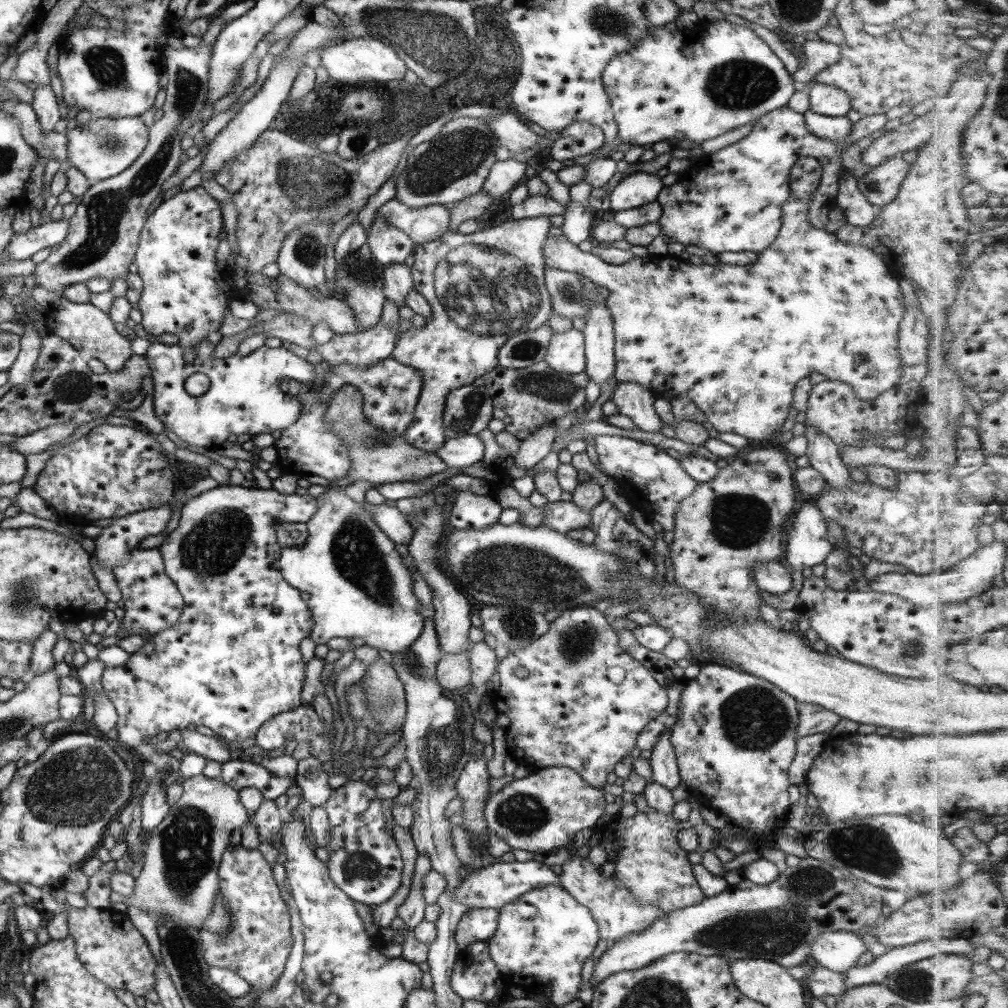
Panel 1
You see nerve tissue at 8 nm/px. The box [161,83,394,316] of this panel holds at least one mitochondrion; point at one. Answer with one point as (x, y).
(308, 183)

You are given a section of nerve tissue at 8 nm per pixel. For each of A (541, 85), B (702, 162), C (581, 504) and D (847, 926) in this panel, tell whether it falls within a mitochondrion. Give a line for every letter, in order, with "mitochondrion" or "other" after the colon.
A: other
B: other
C: other
D: other

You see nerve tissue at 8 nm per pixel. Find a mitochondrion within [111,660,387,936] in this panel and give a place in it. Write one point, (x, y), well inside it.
(186, 844)

